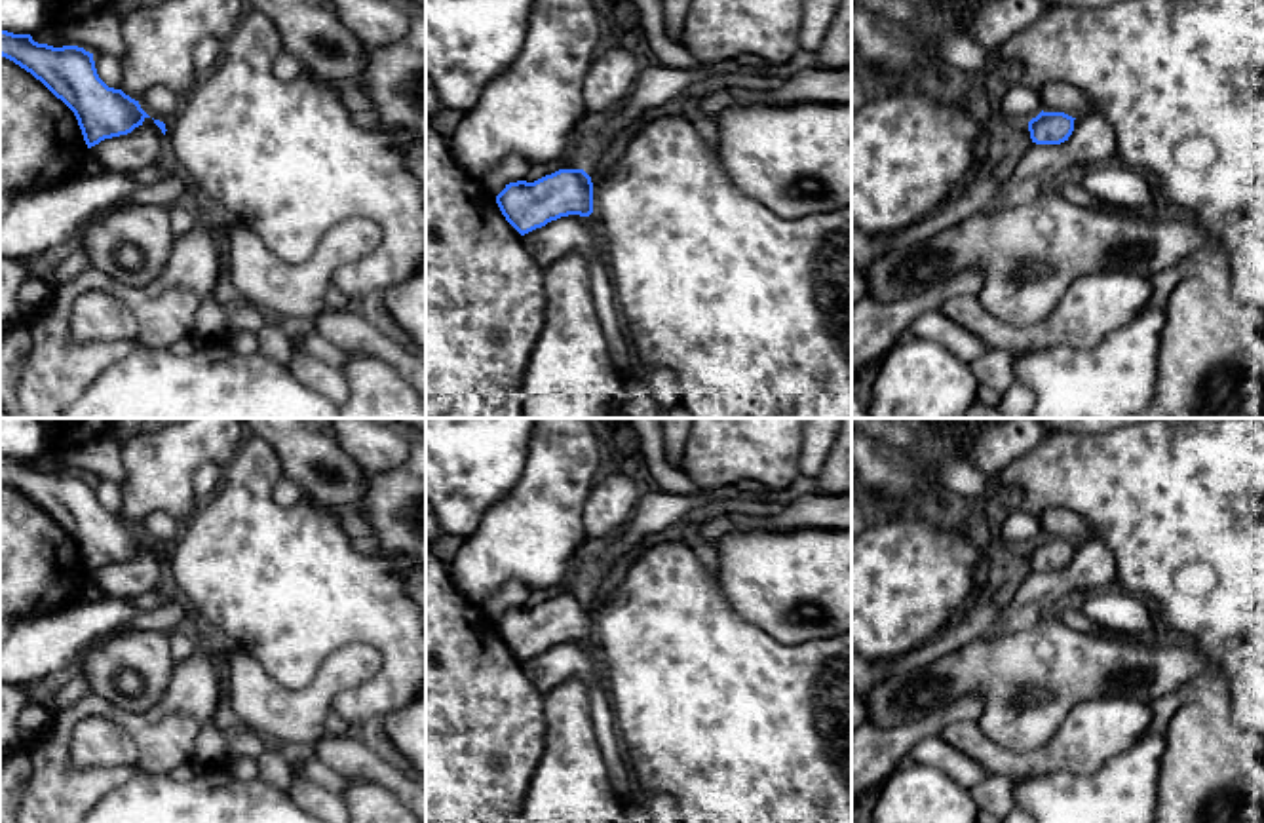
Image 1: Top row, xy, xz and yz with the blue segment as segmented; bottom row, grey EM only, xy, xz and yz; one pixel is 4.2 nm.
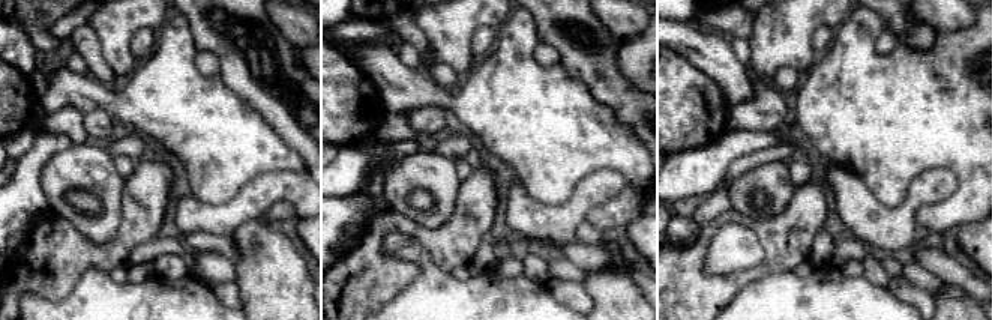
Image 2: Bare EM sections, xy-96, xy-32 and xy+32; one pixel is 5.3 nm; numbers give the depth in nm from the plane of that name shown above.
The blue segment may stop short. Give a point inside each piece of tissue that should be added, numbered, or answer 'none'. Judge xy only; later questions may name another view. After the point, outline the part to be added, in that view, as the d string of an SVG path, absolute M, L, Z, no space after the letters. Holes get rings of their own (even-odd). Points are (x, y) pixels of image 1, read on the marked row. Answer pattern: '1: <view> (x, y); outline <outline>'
1: xy (286, 156); outline M247 10L234 32L222 40L222 53L217 67L205 80L198 82L182 97L181 108L165 124L167 160L181 163L194 179L200 192L207 194L215 201L222 203L228 211L238 215L241 222L249 226L278 258L289 264L302 264L310 260L319 245L319 239L331 226L354 217L373 219L382 228L382 241L378 249L367 255L357 266L357 293L363 297L382 295L388 287L393 287L422 272L422 266L426 264L426 194L422 182L407 169L403 158L403 144L409 139L426 143L426 10L411 10L411 30L403 40L374 49L367 48L367 65L361 86L371 97L373 105L378 108L380 125L376 129L365 129L357 125L340 101L338 93L327 87L319 76L302 70L295 80L279 80L272 70L279 51L281 38L272 19L260 11Z

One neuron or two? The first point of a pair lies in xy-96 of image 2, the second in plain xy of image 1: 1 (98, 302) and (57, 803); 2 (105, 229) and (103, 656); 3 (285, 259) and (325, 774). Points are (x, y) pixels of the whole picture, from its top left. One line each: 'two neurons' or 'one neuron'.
1: two neurons
2: one neuron
3: two neurons

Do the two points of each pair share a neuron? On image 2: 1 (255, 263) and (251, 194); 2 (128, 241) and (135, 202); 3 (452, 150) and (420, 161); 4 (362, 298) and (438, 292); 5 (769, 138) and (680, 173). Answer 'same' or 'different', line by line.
1: different
2: same
3: different
4: different
5: same

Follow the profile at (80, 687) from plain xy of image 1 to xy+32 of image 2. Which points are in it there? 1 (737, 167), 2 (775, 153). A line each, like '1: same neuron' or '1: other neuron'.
1: same neuron
2: same neuron

